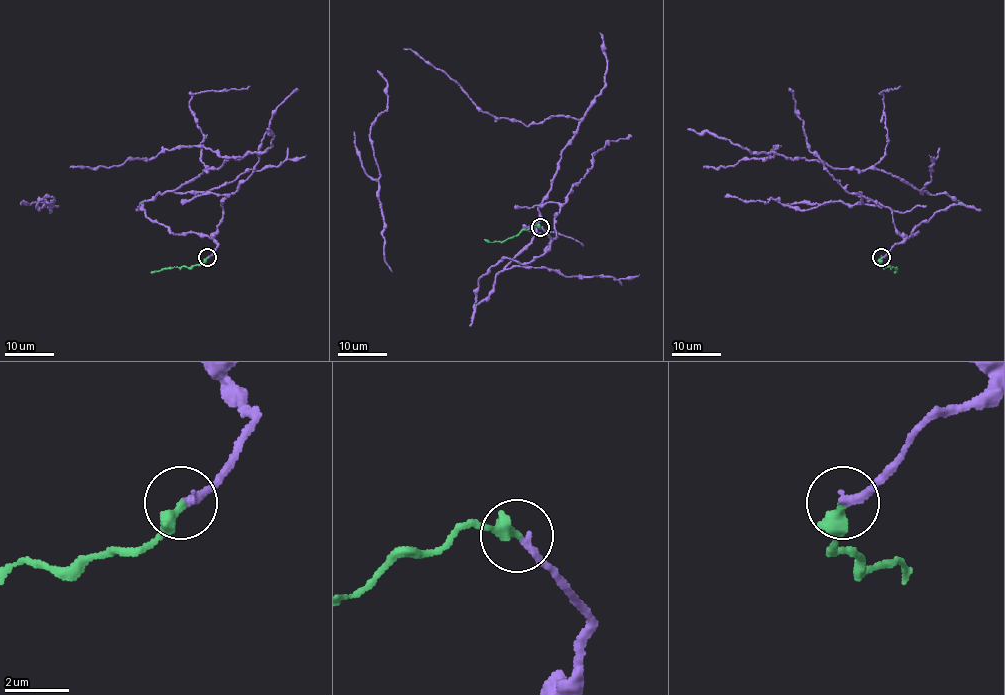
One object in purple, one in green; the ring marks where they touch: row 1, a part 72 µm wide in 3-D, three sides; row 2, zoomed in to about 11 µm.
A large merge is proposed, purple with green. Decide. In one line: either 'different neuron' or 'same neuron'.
same neuron

